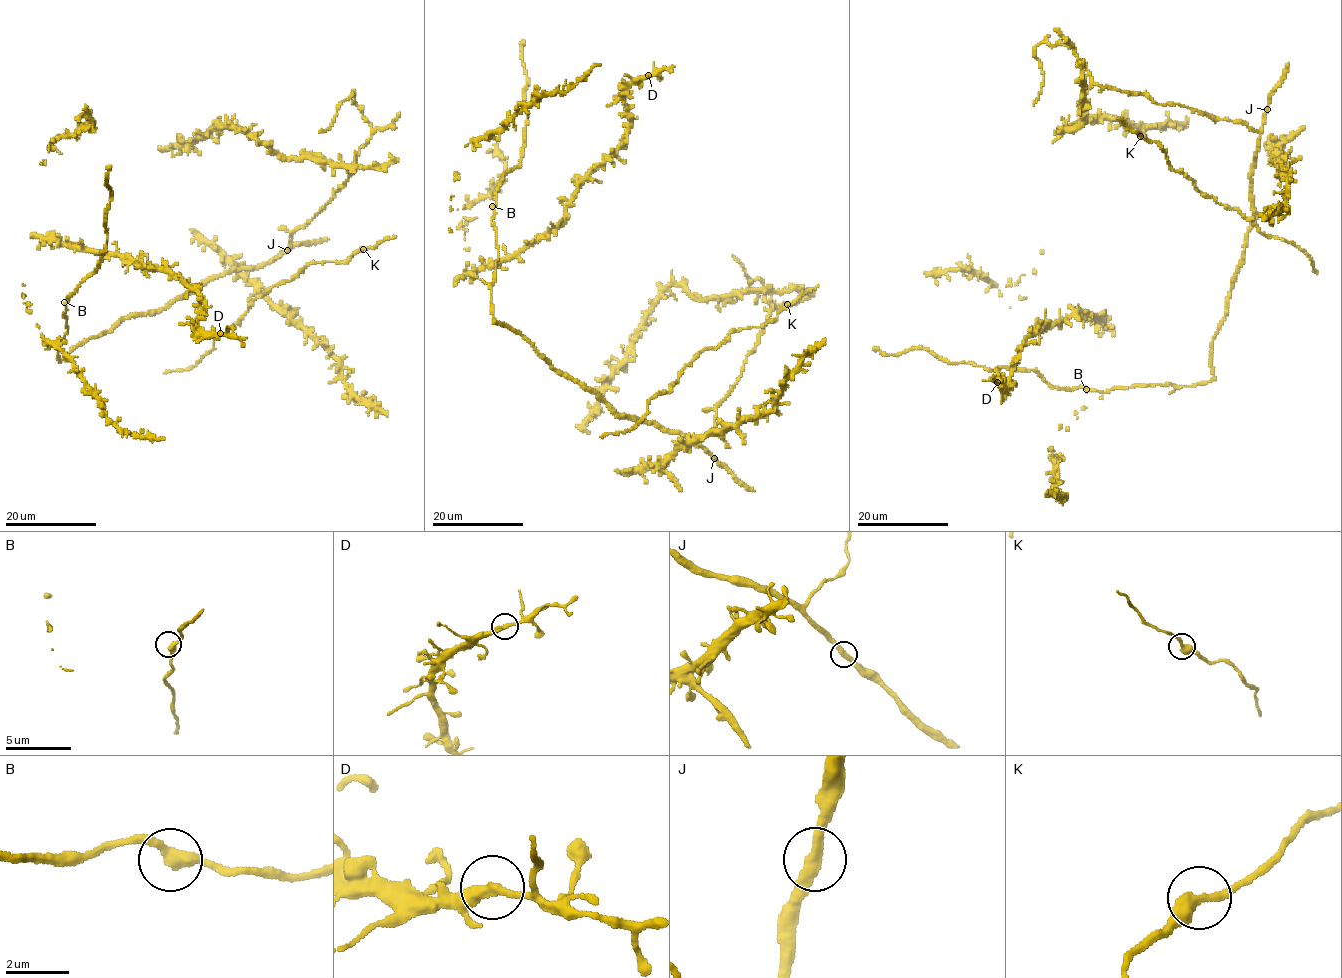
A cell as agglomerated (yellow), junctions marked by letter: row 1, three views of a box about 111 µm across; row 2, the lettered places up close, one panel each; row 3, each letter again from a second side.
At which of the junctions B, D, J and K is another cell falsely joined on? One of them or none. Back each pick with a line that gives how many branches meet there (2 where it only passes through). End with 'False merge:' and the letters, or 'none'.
False merge: none

